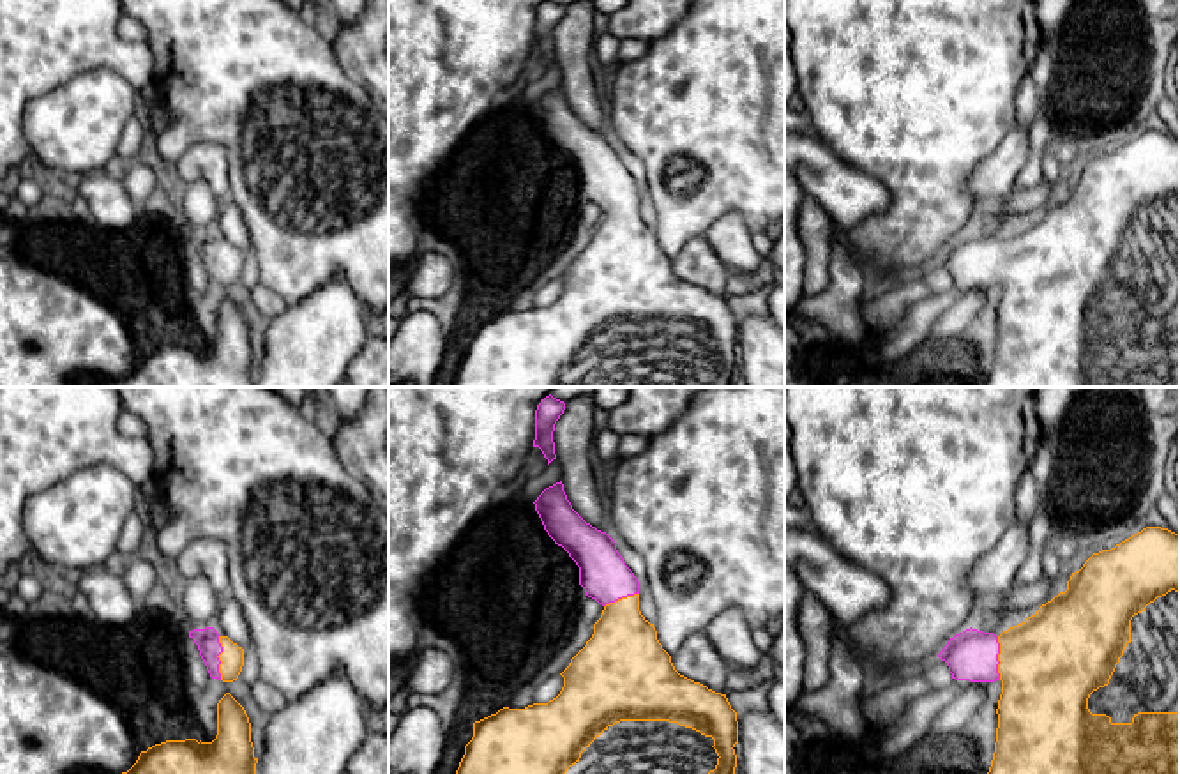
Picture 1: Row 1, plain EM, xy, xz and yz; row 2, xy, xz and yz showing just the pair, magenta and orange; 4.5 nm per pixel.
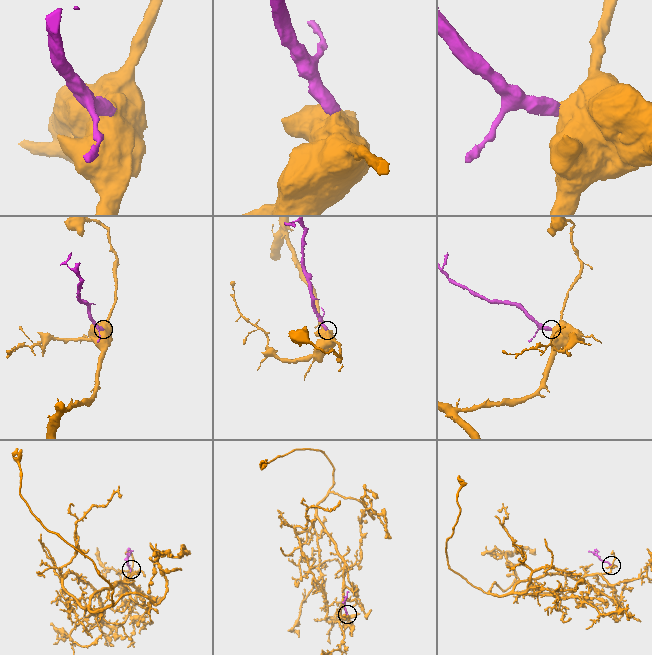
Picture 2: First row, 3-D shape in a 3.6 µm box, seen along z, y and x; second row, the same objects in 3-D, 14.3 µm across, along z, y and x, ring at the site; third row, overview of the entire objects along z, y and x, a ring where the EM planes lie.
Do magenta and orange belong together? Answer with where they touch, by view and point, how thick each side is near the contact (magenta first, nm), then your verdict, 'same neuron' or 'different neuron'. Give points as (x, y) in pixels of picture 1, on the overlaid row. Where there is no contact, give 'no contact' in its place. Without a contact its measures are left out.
contact xy (218, 658); calibres 110 and 110 nm; same neuron

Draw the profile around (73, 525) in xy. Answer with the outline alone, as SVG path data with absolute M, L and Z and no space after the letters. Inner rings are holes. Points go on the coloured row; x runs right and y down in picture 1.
M101 463L81 468L64 481L30 495L21 521L42 569L72 578L83 571L113 565L117 541L134 512L140 488L118 468Z

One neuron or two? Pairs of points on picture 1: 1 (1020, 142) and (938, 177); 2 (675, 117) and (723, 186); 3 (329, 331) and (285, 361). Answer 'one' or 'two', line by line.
1: two
2: one
3: one

